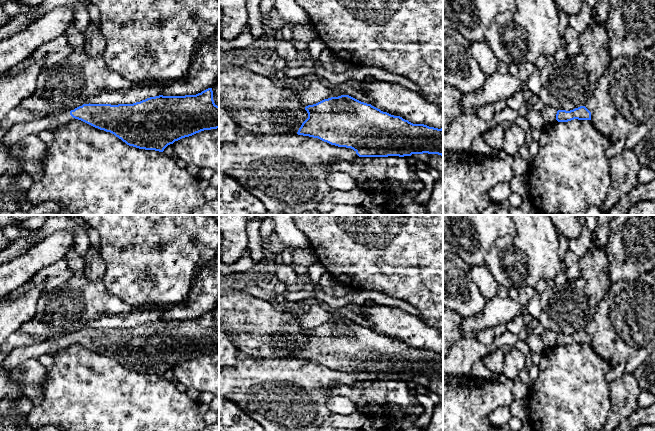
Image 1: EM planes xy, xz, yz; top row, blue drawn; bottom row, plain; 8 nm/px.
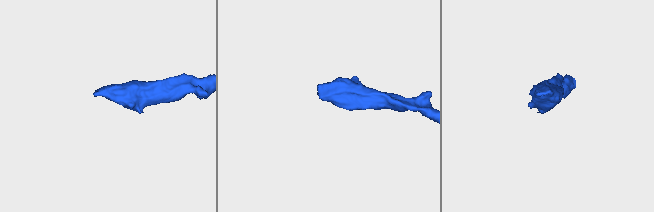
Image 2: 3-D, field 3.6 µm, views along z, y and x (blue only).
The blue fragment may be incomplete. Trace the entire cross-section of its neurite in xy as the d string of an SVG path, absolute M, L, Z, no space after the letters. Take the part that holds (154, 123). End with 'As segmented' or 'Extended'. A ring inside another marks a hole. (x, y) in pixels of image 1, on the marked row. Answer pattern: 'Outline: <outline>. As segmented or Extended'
Outline: M212 88L196 95L159 95L133 104L83 104L71 111L14 124L5 133L2 143L5 146L12 146L21 143L28 135L38 135L41 131L54 131L75 119L110 132L129 146L163 152L168 145L175 141L204 130L219 128L219 106L214 103Z. Extended

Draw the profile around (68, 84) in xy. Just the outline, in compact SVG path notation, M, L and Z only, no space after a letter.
M74 21L65 32L74 51L66 59L40 72L35 91L24 98L19 105L24 110L41 117L57 115L82 106L88 99L103 91L127 90L139 84L128 81L112 71L103 58L90 58L85 52L85 37L75 27Z

